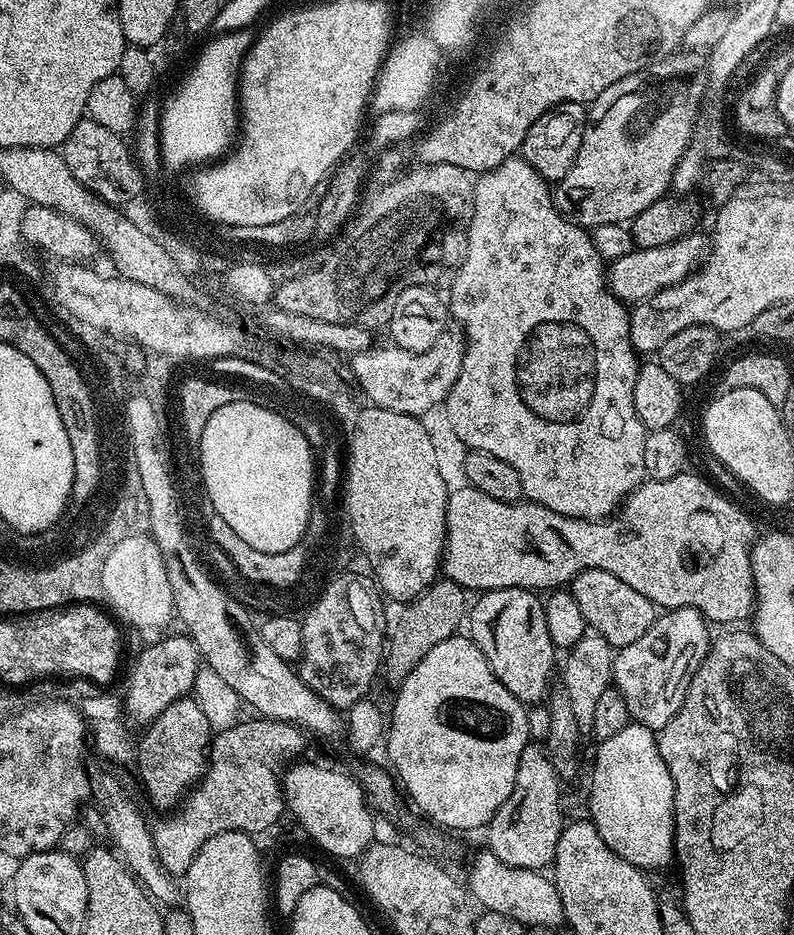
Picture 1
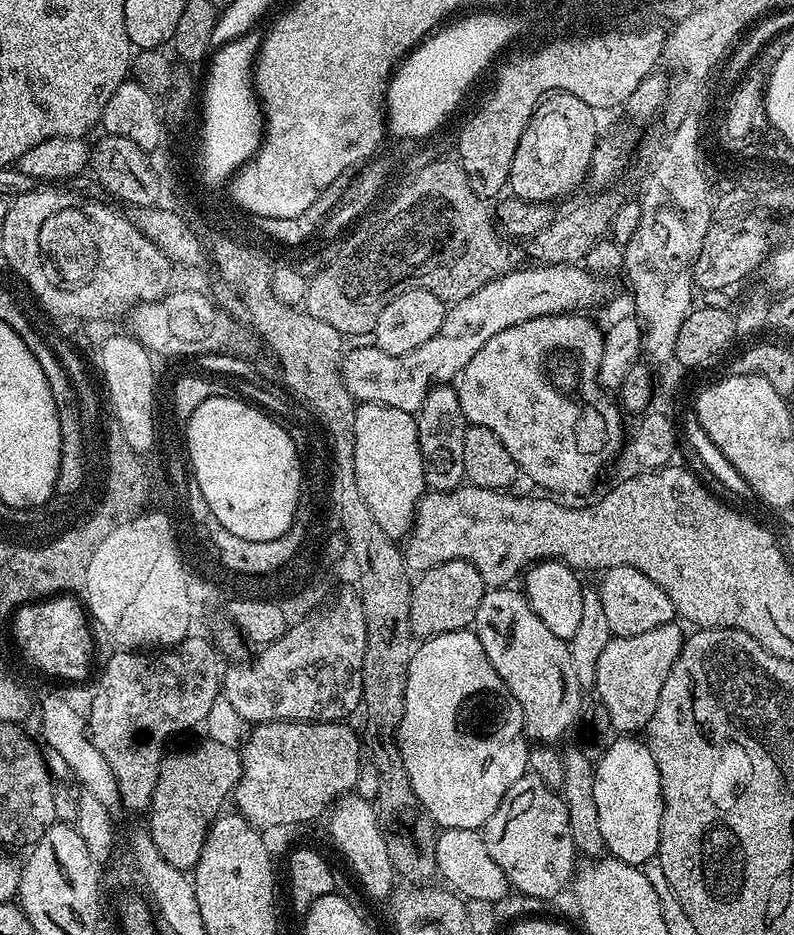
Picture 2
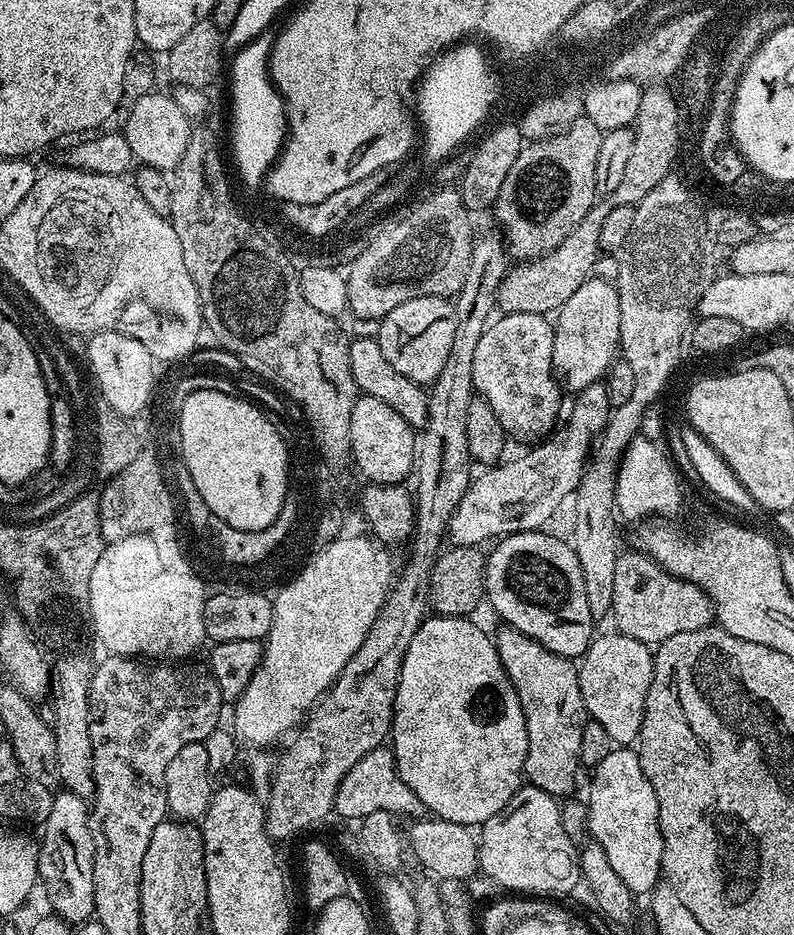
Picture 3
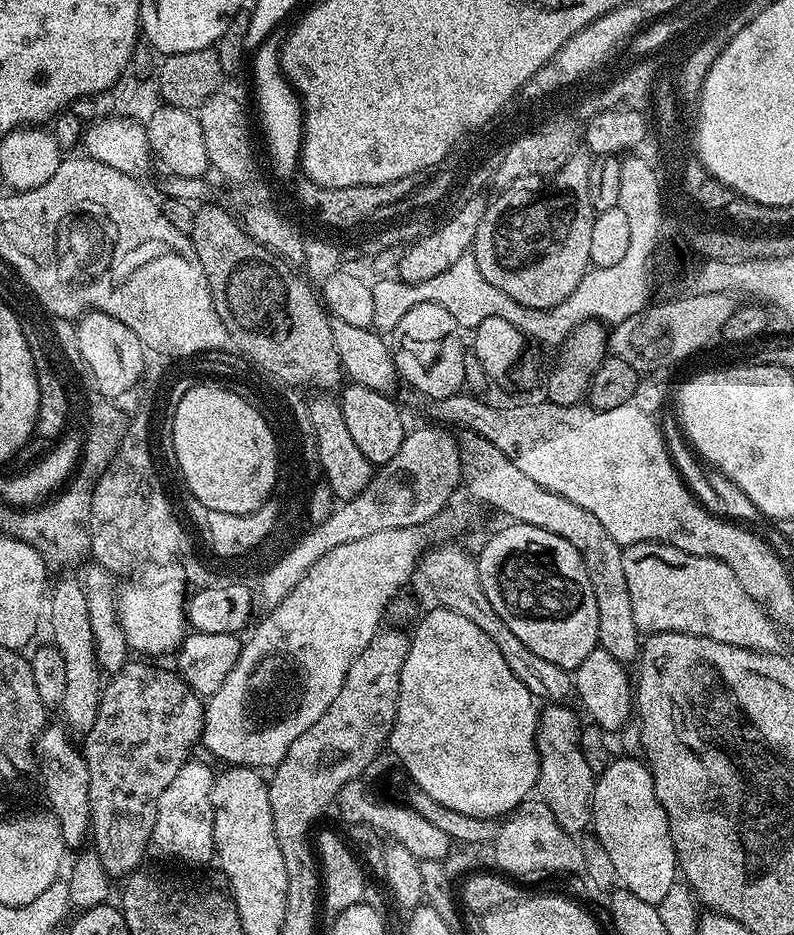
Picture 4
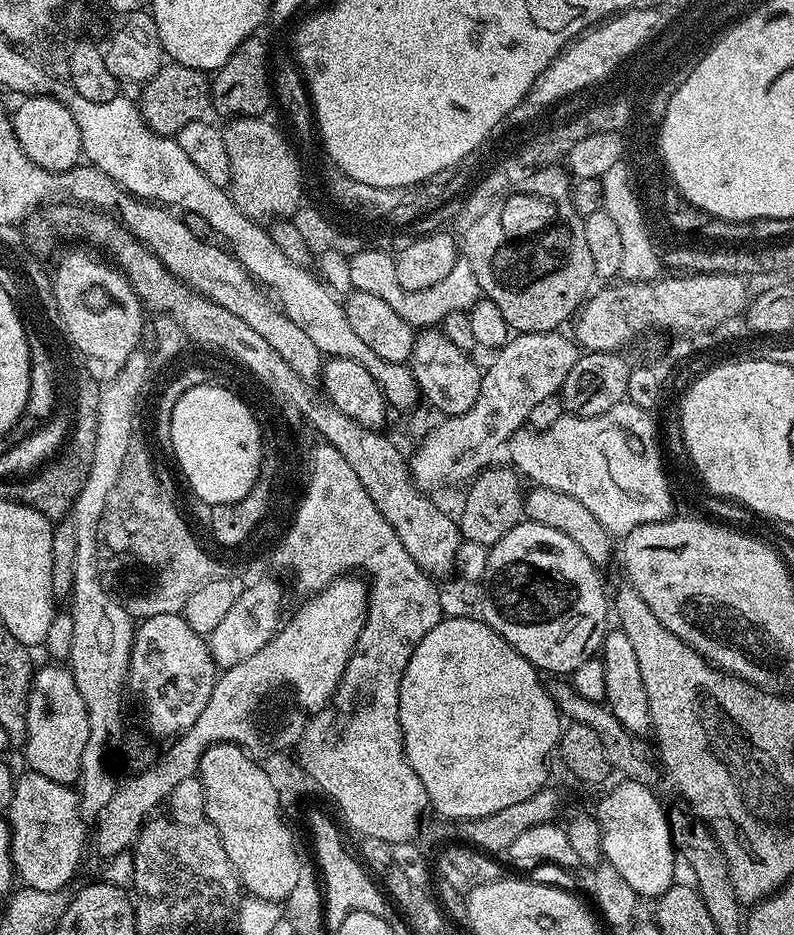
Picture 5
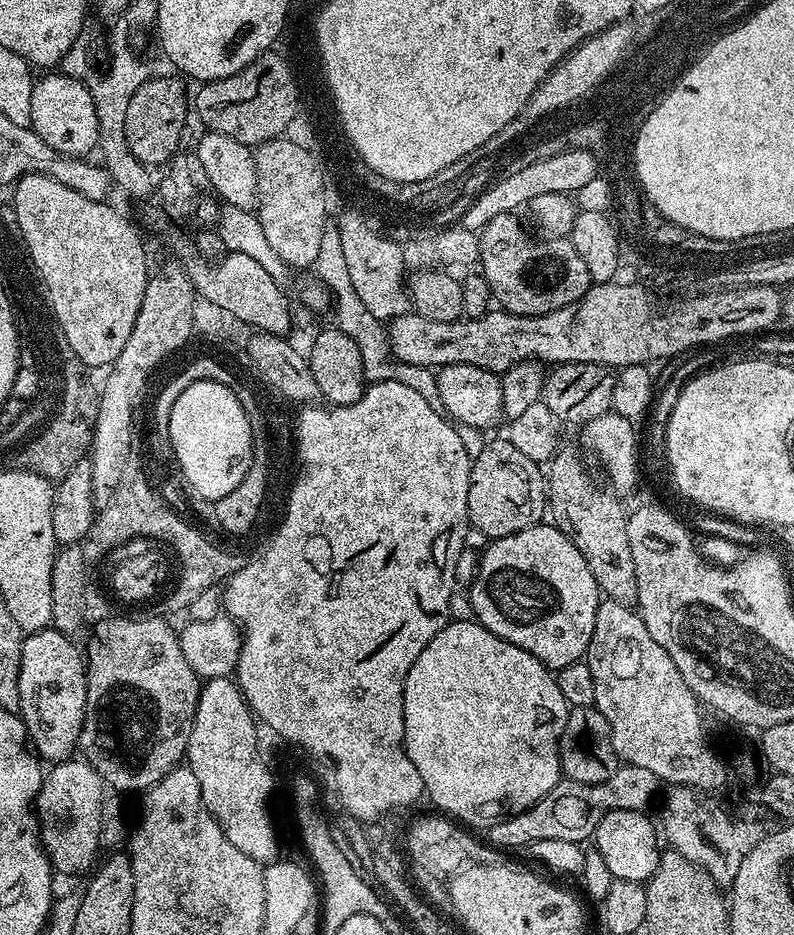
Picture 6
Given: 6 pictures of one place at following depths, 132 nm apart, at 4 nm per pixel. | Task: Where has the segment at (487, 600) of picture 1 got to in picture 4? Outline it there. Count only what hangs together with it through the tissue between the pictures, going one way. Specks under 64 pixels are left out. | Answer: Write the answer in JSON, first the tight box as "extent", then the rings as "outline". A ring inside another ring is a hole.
{"extent":[536,703,596,834],"outline":[[[549,703],[541,711],[536,725],[536,753],[540,759],[540,773],[536,779],[539,799],[550,806],[550,814],[570,834],[584,834],[592,822],[592,795],[596,776],[582,758],[580,730],[582,721],[568,709],[567,703]]]}

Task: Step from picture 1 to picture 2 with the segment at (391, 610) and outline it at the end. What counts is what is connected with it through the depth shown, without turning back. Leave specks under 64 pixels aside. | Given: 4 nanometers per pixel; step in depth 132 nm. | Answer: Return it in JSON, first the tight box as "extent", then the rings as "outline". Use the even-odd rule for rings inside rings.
{"extent":[410,560,485,638],"outline":[[[465,560],[442,562],[419,573],[418,579],[412,585],[410,598],[410,626],[413,637],[427,638],[471,629],[476,623],[478,602],[482,602],[485,591],[482,574],[478,574],[476,567]]]}

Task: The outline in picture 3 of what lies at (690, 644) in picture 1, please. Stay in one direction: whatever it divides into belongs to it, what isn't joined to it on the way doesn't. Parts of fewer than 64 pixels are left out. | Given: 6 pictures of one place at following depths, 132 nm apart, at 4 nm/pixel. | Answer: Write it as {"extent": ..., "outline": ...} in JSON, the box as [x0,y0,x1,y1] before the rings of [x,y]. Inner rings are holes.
{"extent":[578,630,654,746],"outline":[[[609,630],[605,636],[597,635],[593,639],[579,661],[578,671],[584,709],[588,711],[591,720],[606,729],[606,734],[610,734],[613,745],[632,746],[640,739],[642,718],[646,710],[646,694],[650,690],[650,678],[654,674],[653,655],[653,649],[649,645],[623,636],[615,630]]]}

